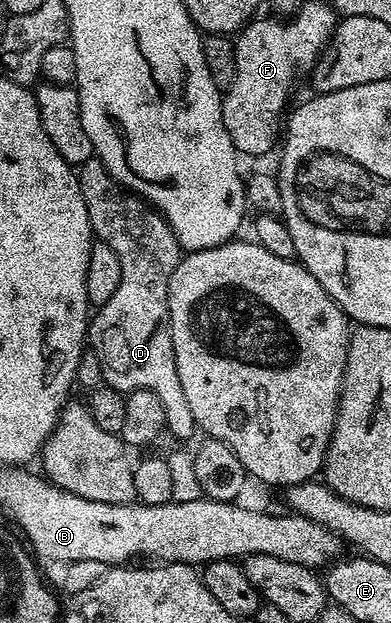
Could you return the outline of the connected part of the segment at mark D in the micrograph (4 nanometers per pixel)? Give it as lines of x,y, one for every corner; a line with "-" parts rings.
91,160
79,167
81,190
83,199
87,203
87,215
91,219
93,236
96,240
107,243
111,251
115,251
119,259
119,288
107,303
103,303
92,314
88,344
98,356
101,364
101,380
110,389
118,389
126,395
134,389
150,389
159,395
159,403
165,408
165,423
168,436
178,437
185,441
192,433
198,432
195,419
191,415
191,406
187,404
187,395
183,395
183,383
179,383
179,371
175,367
175,351
171,343
169,330
169,284
171,271
180,263
183,250
171,227
165,222
164,217
142,197
124,189
116,179
110,175
99,160

